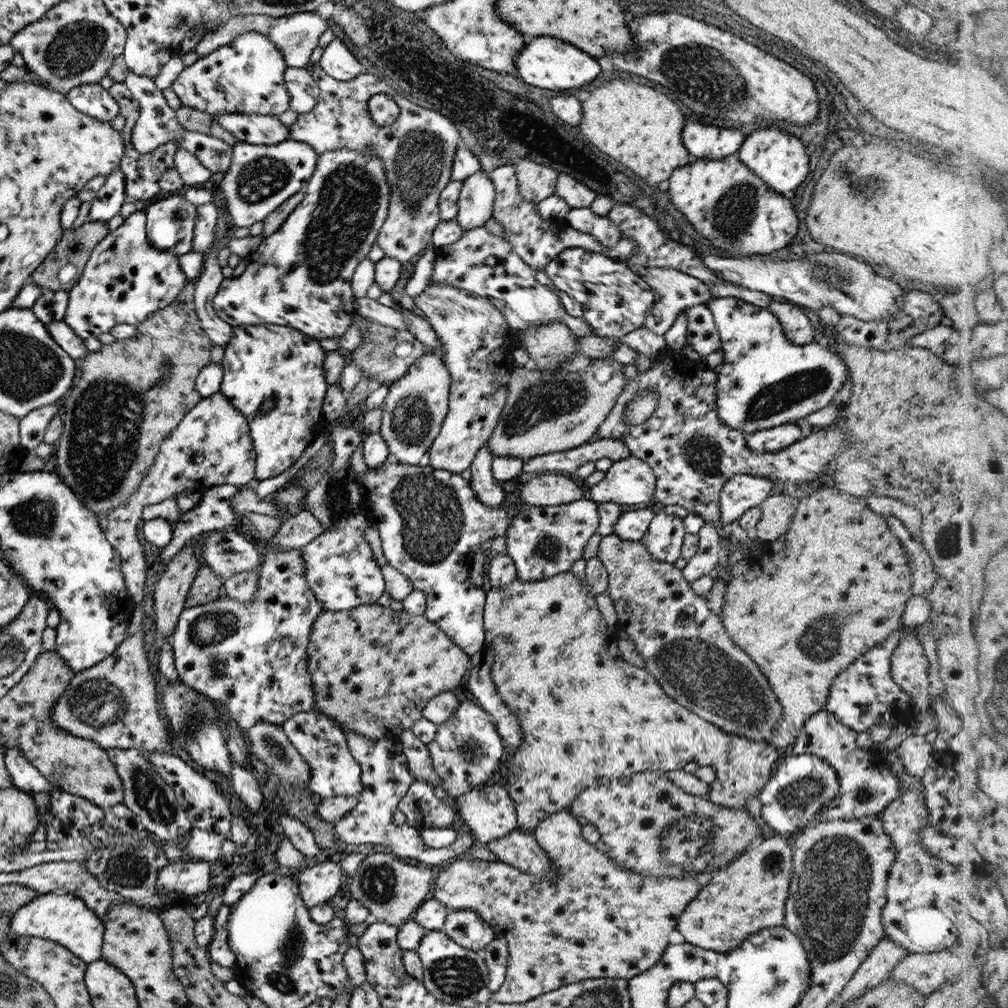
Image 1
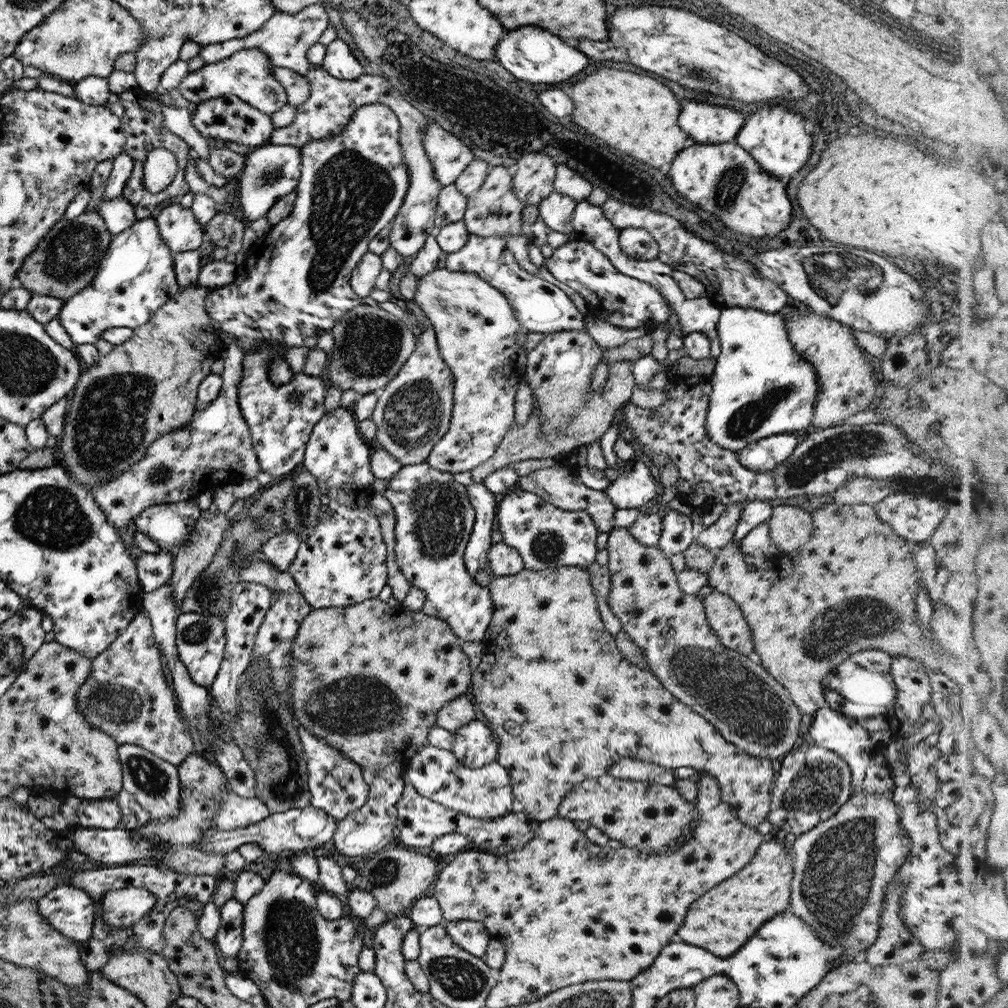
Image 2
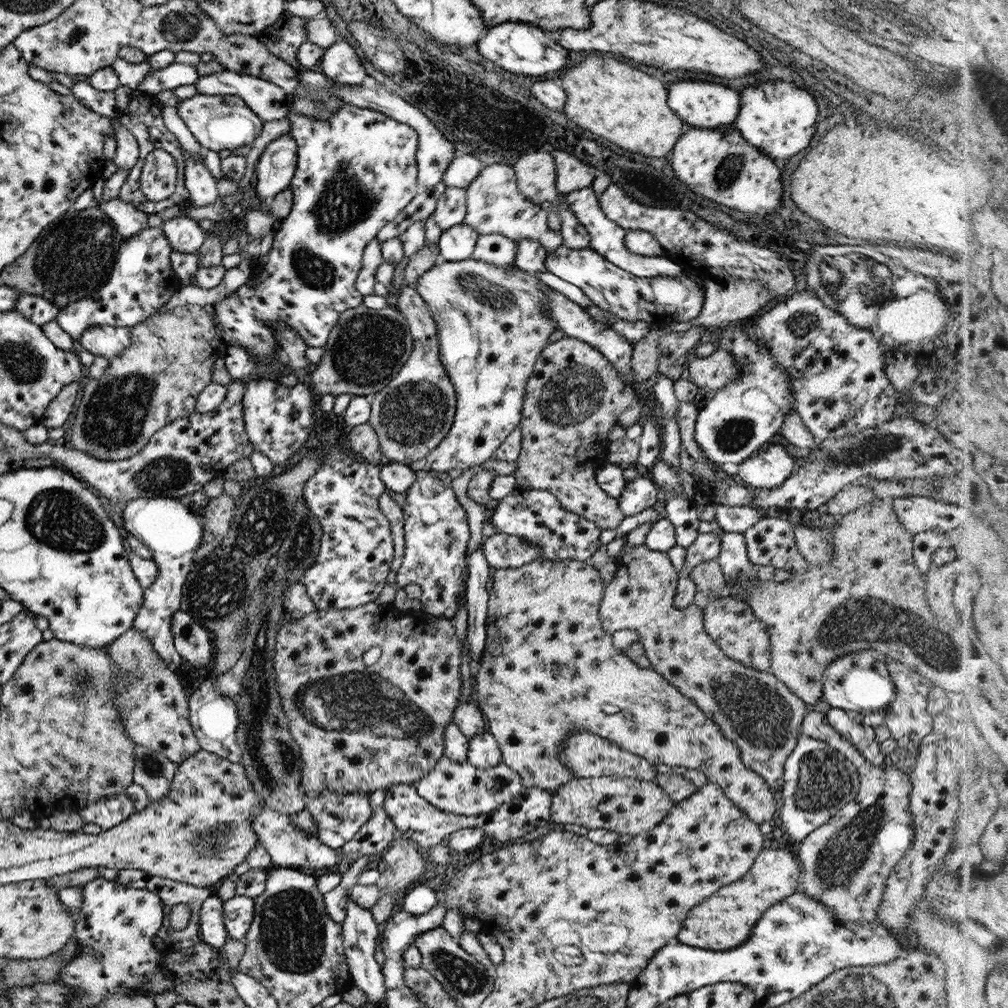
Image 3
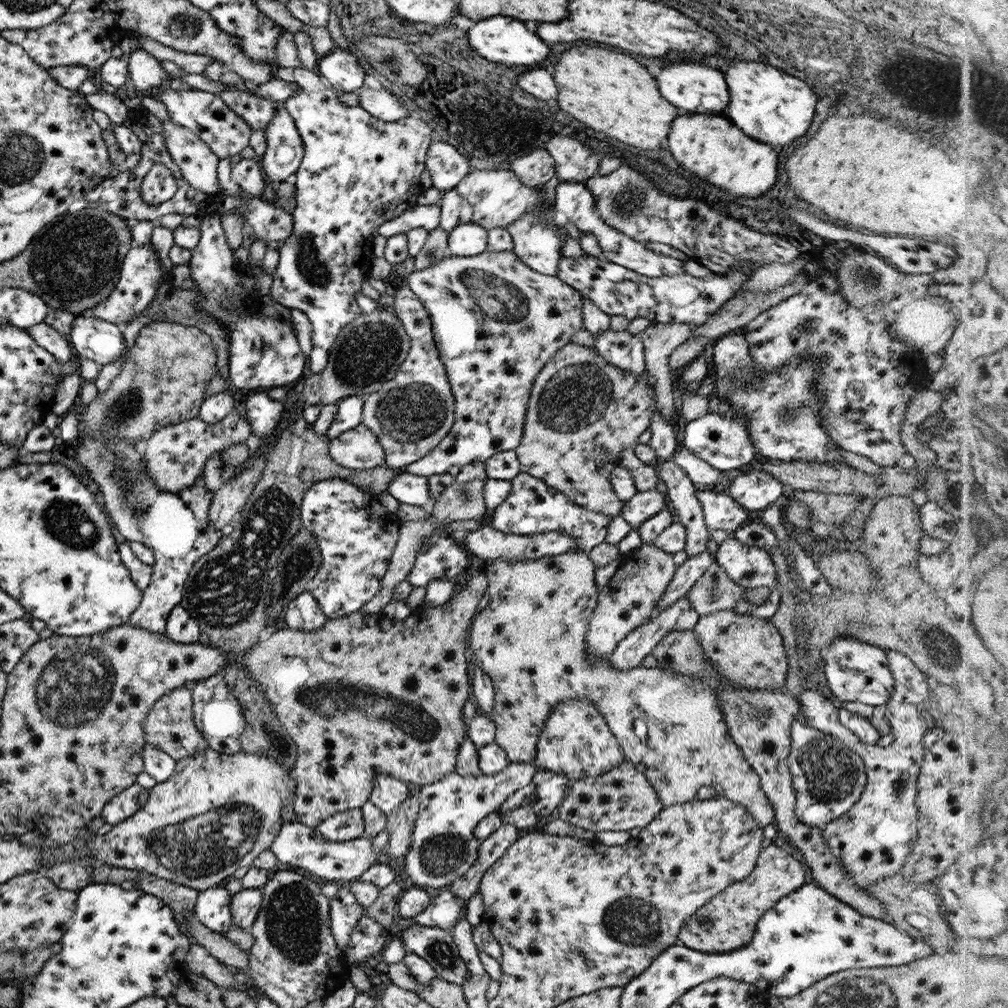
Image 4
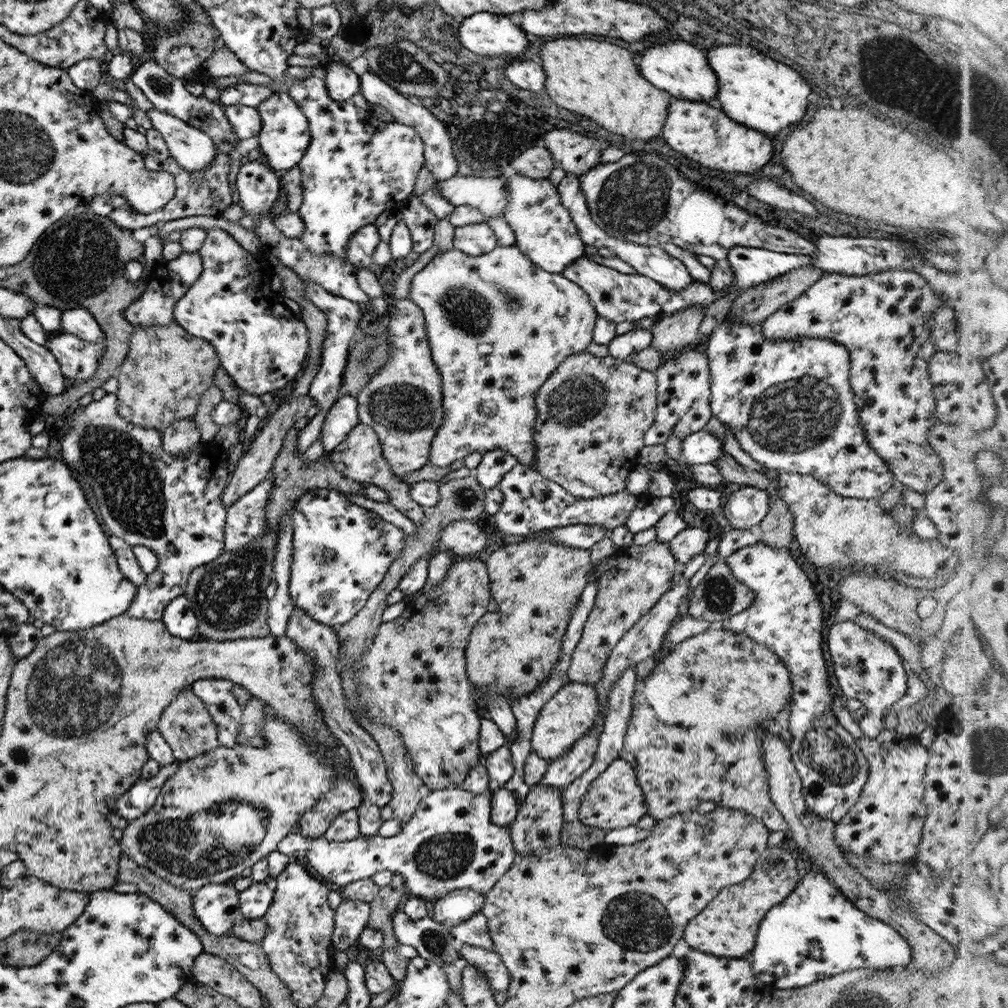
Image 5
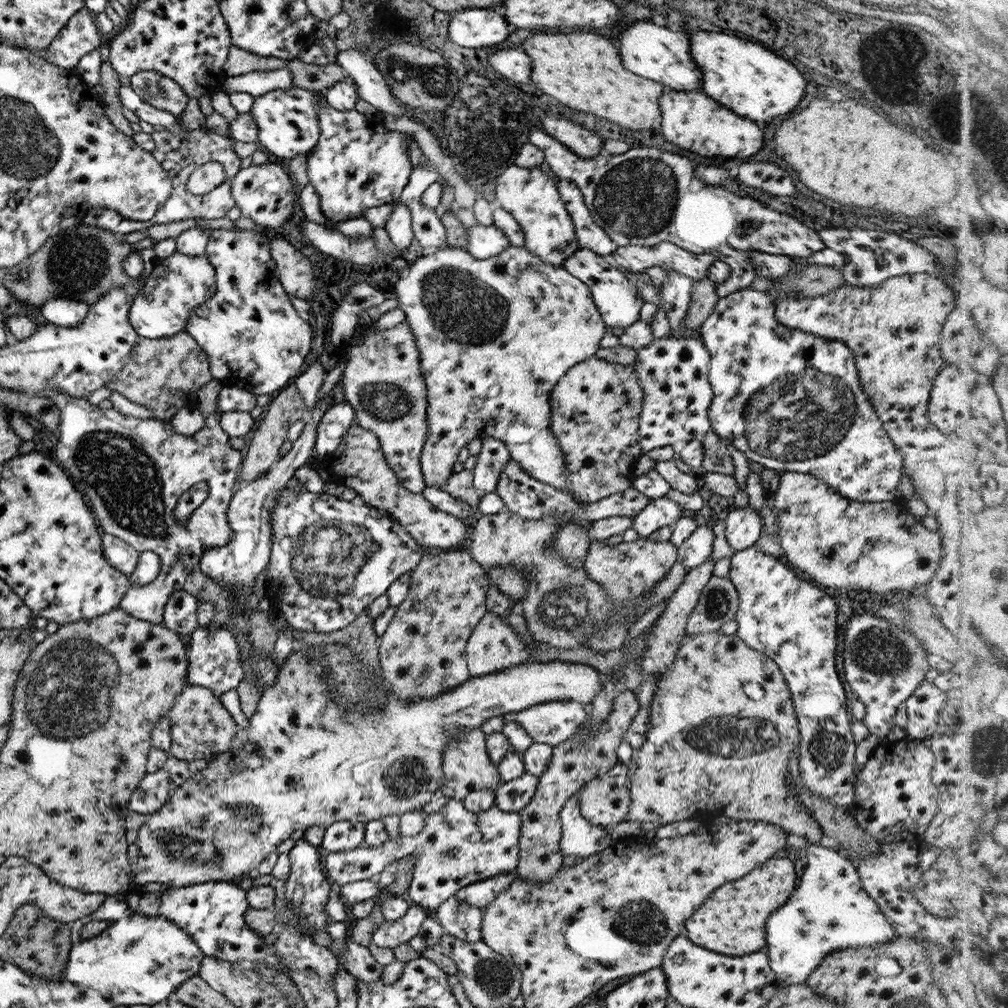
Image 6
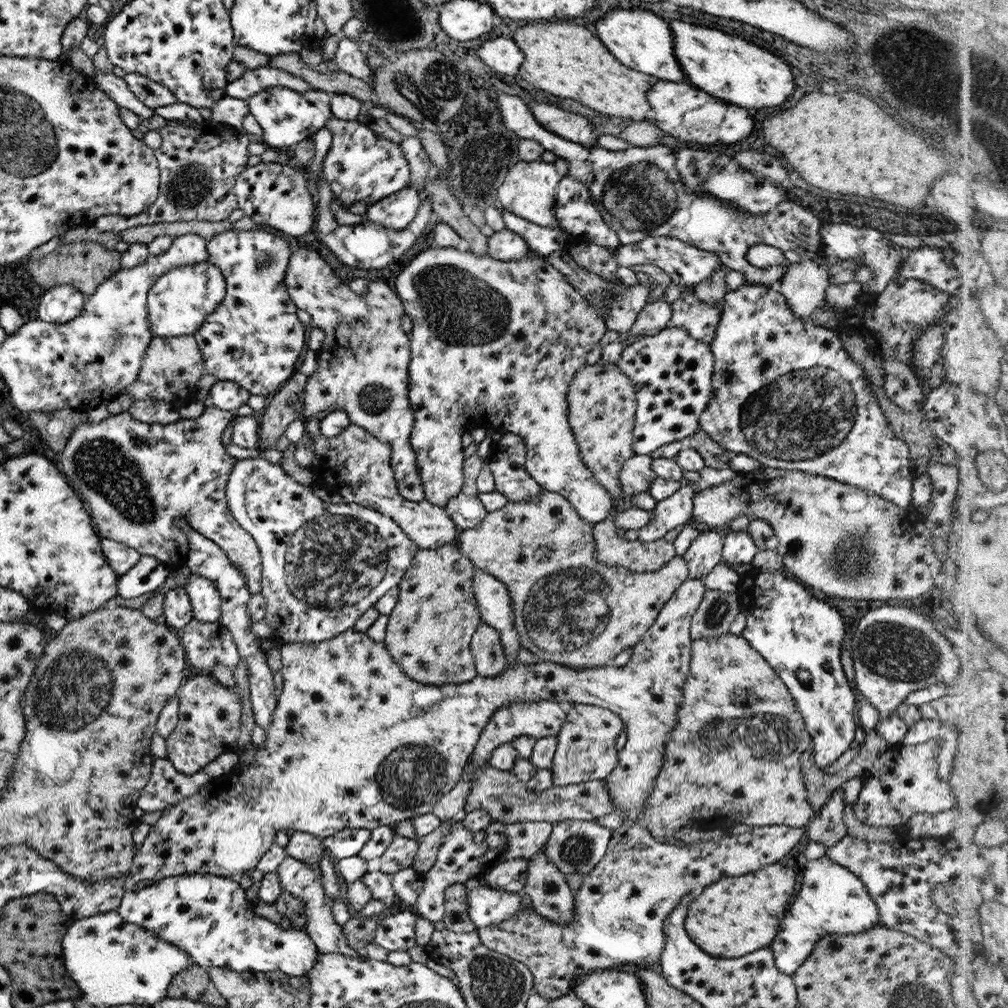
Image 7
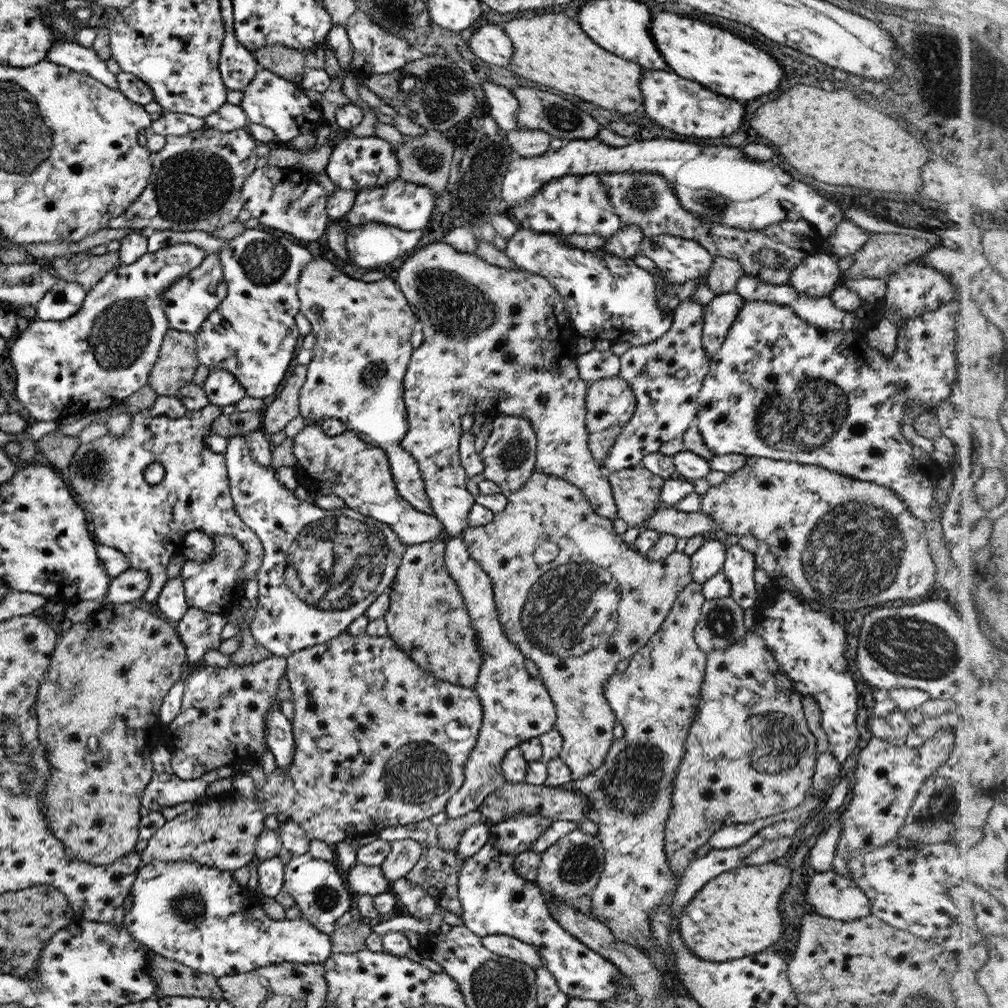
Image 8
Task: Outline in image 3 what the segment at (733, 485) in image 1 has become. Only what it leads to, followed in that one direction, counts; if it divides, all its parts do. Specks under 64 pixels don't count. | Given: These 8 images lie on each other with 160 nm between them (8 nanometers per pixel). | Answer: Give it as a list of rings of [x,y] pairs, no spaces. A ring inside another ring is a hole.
[[[716,532],[699,533],[685,548],[685,559],[679,576],[687,577],[700,562],[715,559],[720,549],[719,537]]]

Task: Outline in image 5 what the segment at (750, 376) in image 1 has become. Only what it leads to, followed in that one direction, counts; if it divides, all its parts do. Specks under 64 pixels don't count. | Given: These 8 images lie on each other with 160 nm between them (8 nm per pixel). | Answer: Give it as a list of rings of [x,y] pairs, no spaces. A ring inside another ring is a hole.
[[[705,428],[681,441],[681,456],[686,464],[713,465],[722,452],[722,442],[706,432]]]

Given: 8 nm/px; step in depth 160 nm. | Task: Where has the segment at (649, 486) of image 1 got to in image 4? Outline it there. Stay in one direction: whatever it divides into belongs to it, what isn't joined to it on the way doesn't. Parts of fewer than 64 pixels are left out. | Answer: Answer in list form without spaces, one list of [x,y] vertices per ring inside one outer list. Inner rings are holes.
[[[636,490],[629,500],[622,502],[620,516],[632,528],[637,528],[647,517],[665,508],[664,494],[653,490]]]

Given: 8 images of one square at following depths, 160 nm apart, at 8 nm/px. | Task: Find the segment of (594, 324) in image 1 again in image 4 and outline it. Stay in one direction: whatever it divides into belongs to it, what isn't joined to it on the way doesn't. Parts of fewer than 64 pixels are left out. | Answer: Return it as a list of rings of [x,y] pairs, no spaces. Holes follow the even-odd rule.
[[[592,256],[561,257],[556,277],[588,298],[601,312],[623,318],[647,318],[651,322],[703,324],[736,290],[742,287],[758,267],[757,263],[743,265],[724,275],[712,274],[705,279],[688,274],[649,278],[623,268],[618,264],[601,261]]]

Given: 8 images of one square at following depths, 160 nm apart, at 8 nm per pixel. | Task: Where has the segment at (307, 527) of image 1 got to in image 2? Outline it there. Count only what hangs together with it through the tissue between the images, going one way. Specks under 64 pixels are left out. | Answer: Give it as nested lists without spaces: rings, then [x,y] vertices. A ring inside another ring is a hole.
[[[292,530],[275,535],[261,545],[259,555],[280,571],[285,571],[296,555],[297,549],[302,546],[299,535]]]

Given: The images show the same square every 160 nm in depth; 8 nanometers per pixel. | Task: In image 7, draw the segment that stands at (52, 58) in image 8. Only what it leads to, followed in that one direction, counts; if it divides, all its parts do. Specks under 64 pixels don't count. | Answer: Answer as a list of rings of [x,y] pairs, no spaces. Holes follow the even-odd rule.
[[[94,68],[94,75],[92,76],[94,79],[94,83],[111,99],[115,104],[117,104],[118,107],[126,108],[129,110],[129,112],[133,112],[143,123],[146,123],[147,120],[149,120],[150,116],[152,114],[155,114],[153,112],[152,108],[147,107],[145,104],[143,104],[128,88],[125,82],[123,82],[122,78],[119,78],[118,76],[115,76],[112,72],[111,73],[95,73]]]

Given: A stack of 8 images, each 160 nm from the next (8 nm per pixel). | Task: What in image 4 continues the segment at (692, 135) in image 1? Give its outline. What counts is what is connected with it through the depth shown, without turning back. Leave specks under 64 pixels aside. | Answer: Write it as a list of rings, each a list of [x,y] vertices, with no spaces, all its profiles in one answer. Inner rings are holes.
[[[677,61],[662,66],[654,77],[657,90],[679,112],[693,114],[723,115],[728,103],[728,90],[721,71],[697,62]]]

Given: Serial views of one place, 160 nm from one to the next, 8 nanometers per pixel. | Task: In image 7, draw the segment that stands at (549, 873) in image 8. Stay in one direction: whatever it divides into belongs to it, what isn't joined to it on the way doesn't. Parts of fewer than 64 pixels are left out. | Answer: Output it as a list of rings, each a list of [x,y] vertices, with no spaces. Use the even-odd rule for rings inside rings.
[[[559,820],[552,823],[552,831],[545,842],[543,853],[565,878],[571,873],[579,873],[583,878],[603,859],[611,836],[613,836],[611,829],[601,827],[595,822]]]

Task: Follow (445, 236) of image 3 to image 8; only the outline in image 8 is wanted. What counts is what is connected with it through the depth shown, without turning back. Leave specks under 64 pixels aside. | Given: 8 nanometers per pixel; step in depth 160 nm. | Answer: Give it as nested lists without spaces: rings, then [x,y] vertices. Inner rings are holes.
[[[521,228],[507,240],[504,253],[520,270],[543,276],[550,282],[562,298],[572,331],[579,337],[583,336],[593,341],[608,340],[610,343],[625,341],[632,346],[641,346],[657,340],[670,327],[672,312],[665,314],[656,305],[658,278],[653,273],[636,266],[632,259],[620,259],[618,256],[601,251],[573,248],[563,241],[558,241],[552,233],[538,233]]]

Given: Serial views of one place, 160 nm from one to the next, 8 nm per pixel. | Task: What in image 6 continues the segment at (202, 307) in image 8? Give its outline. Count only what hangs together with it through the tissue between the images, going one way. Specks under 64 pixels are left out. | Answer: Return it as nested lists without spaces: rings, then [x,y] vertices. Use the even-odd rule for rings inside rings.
[[[175,251],[164,259],[157,259],[154,267],[144,272],[140,291],[129,307],[129,324],[139,337],[146,339],[173,336],[184,330],[189,310],[209,300],[214,290],[214,268],[206,256],[187,256]]]

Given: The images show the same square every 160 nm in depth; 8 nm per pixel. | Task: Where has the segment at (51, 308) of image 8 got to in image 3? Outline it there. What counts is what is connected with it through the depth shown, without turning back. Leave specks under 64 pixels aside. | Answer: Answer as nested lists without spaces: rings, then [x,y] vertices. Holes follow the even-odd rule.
[[[121,326],[89,327],[78,336],[76,347],[86,350],[93,357],[103,357],[111,361],[115,356],[121,354],[129,343],[128,328]]]

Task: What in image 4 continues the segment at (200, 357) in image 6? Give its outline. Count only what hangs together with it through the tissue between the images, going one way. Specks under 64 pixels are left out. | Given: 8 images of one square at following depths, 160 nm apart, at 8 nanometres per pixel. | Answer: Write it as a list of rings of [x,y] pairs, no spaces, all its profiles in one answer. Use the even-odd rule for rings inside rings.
[[[151,321],[145,324],[138,331],[131,349],[125,354],[119,375],[111,380],[101,395],[97,392],[88,405],[78,409],[80,439],[131,439],[140,445],[159,428],[198,417],[205,388],[217,372],[215,363],[216,356],[209,335],[201,332],[201,329],[176,322]]]

